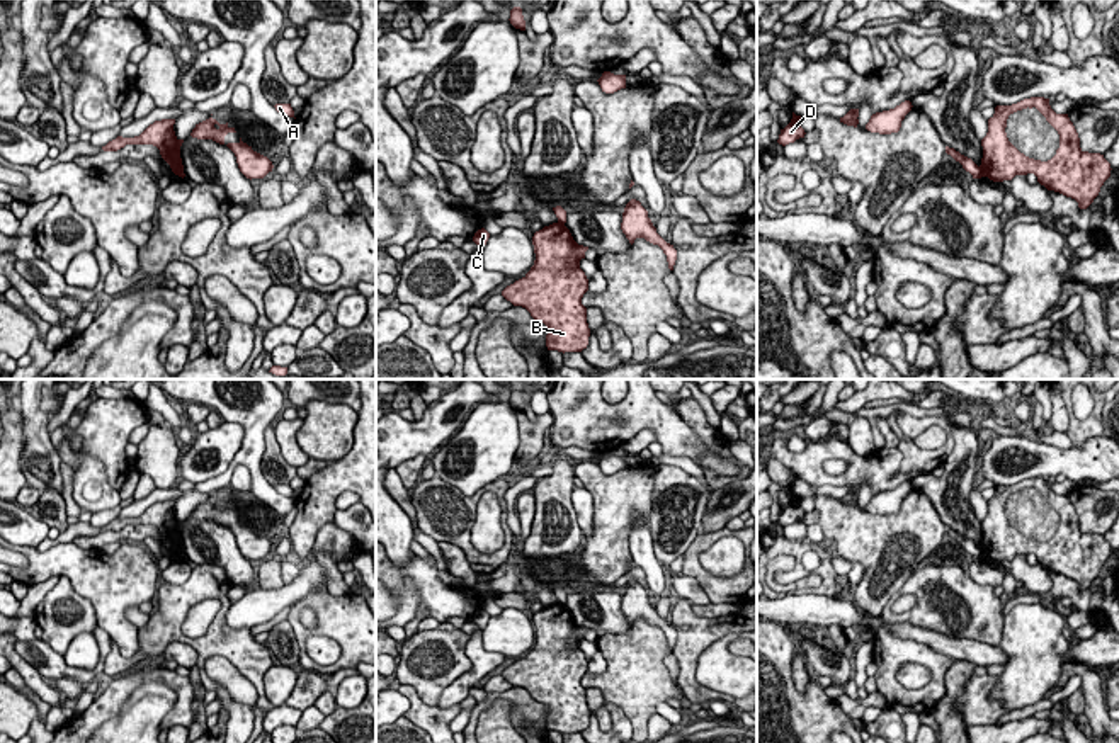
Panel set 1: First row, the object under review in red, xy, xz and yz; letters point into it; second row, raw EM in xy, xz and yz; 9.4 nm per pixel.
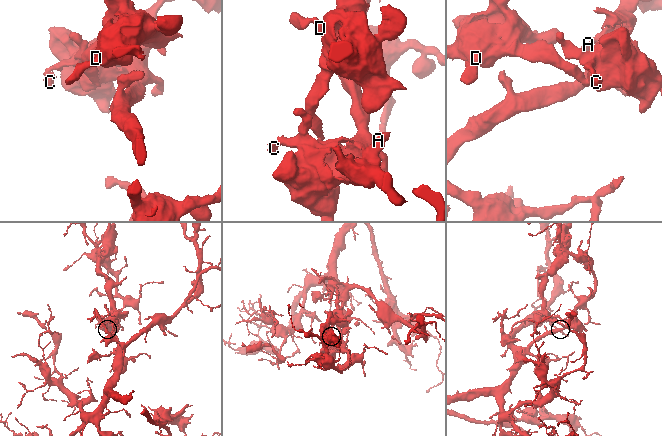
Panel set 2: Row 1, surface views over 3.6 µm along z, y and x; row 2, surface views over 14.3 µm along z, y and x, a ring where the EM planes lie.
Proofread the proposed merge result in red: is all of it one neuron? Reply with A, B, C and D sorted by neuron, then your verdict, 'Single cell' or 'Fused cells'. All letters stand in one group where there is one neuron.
Groups: A B C / D. Fused cells

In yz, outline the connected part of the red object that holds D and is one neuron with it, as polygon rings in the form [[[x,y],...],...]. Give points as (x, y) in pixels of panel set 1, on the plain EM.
[[[792,493],[792,500],[791,500],[791,503],[784,508],[784,510],[781,510],[781,515],[779,515],[779,520],[777,520],[777,524],[779,525],[782,525],[782,527],[786,527],[786,525],[789,525],[789,524],[794,524],[796,520],[799,520],[799,519],[804,519],[804,510],[799,507],[799,502],[801,502],[803,498],[801,496],[796,496],[794,493]]]

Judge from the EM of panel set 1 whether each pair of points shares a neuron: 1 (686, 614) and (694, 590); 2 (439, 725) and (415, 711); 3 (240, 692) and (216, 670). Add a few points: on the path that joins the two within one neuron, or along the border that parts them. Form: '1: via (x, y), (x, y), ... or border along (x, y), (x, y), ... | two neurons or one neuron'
1: border along (675, 595), (686, 597), (692, 604) | two neurons
2: via (434, 721), (420, 714) | one neuron
3: via (235, 687), (221, 674) | one neuron

